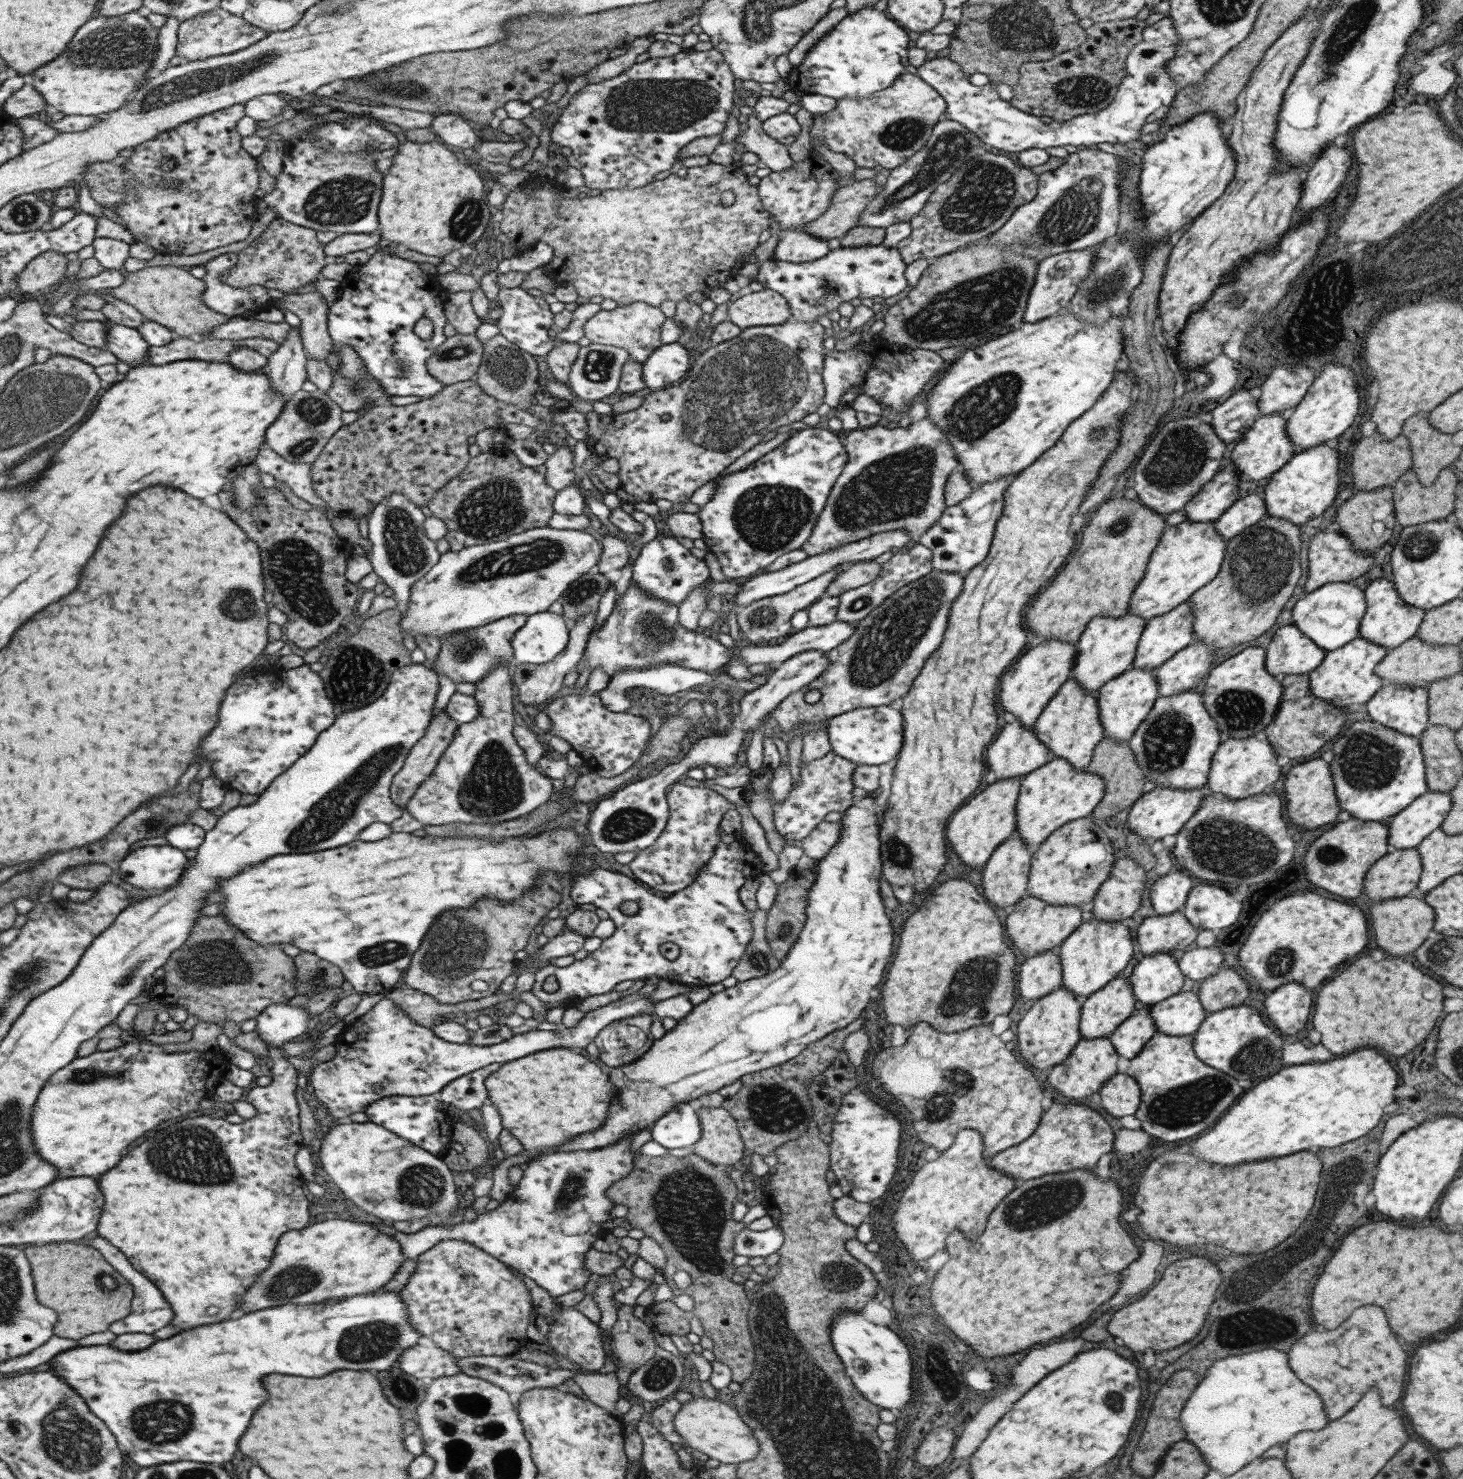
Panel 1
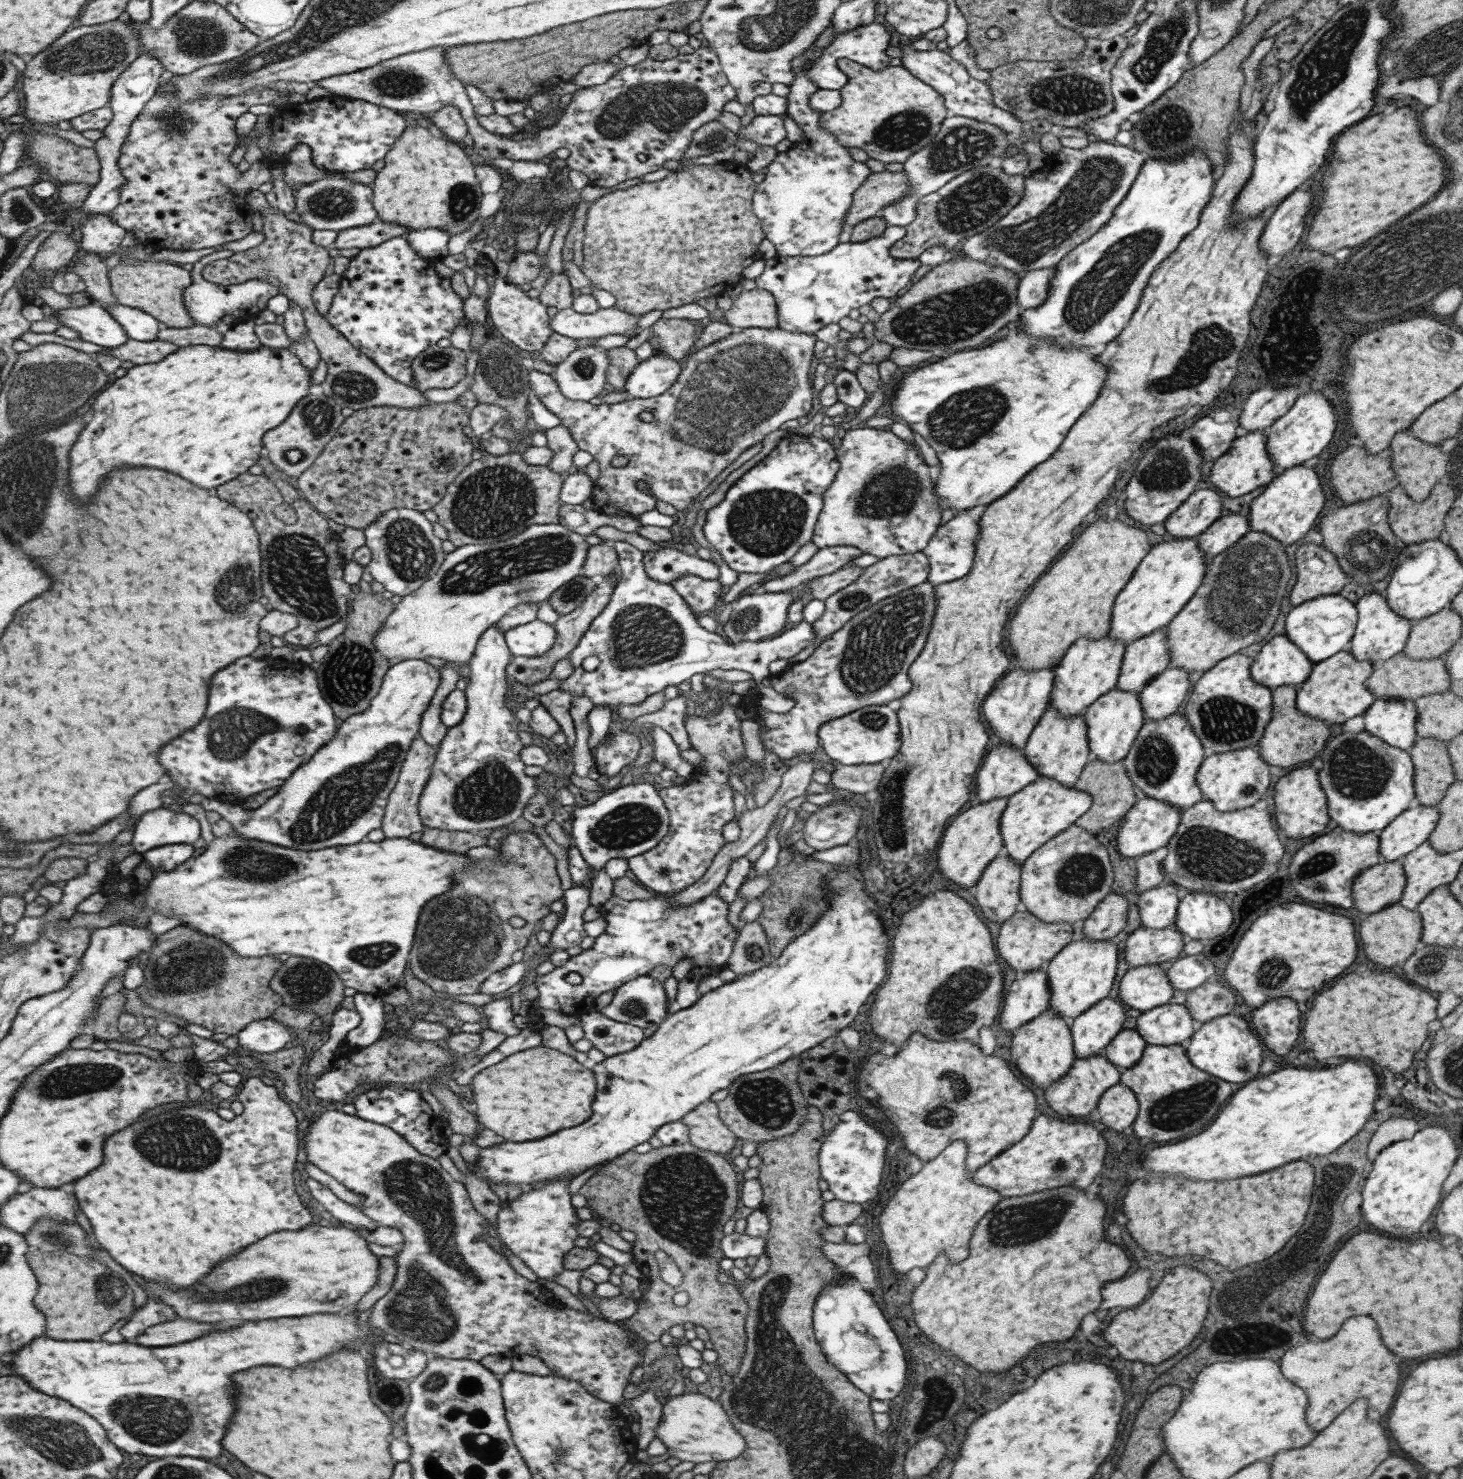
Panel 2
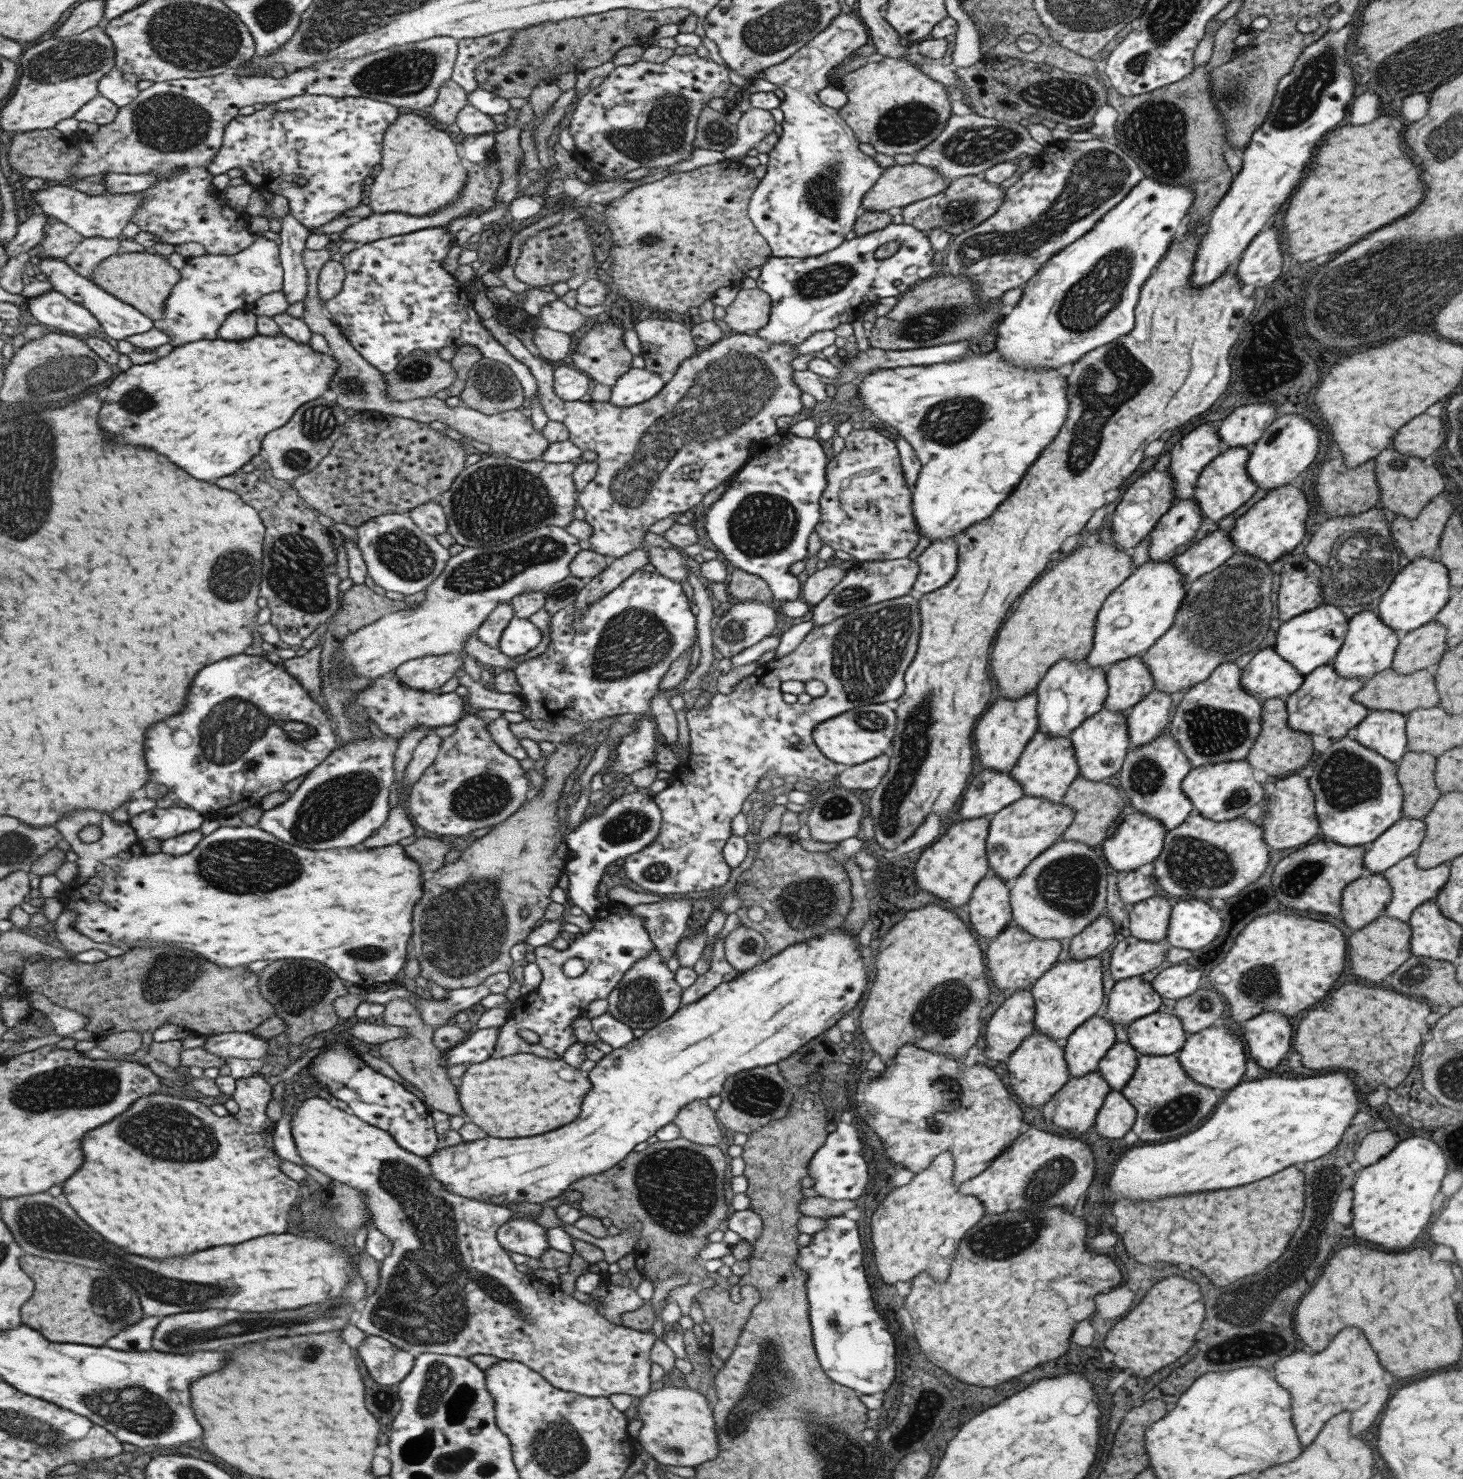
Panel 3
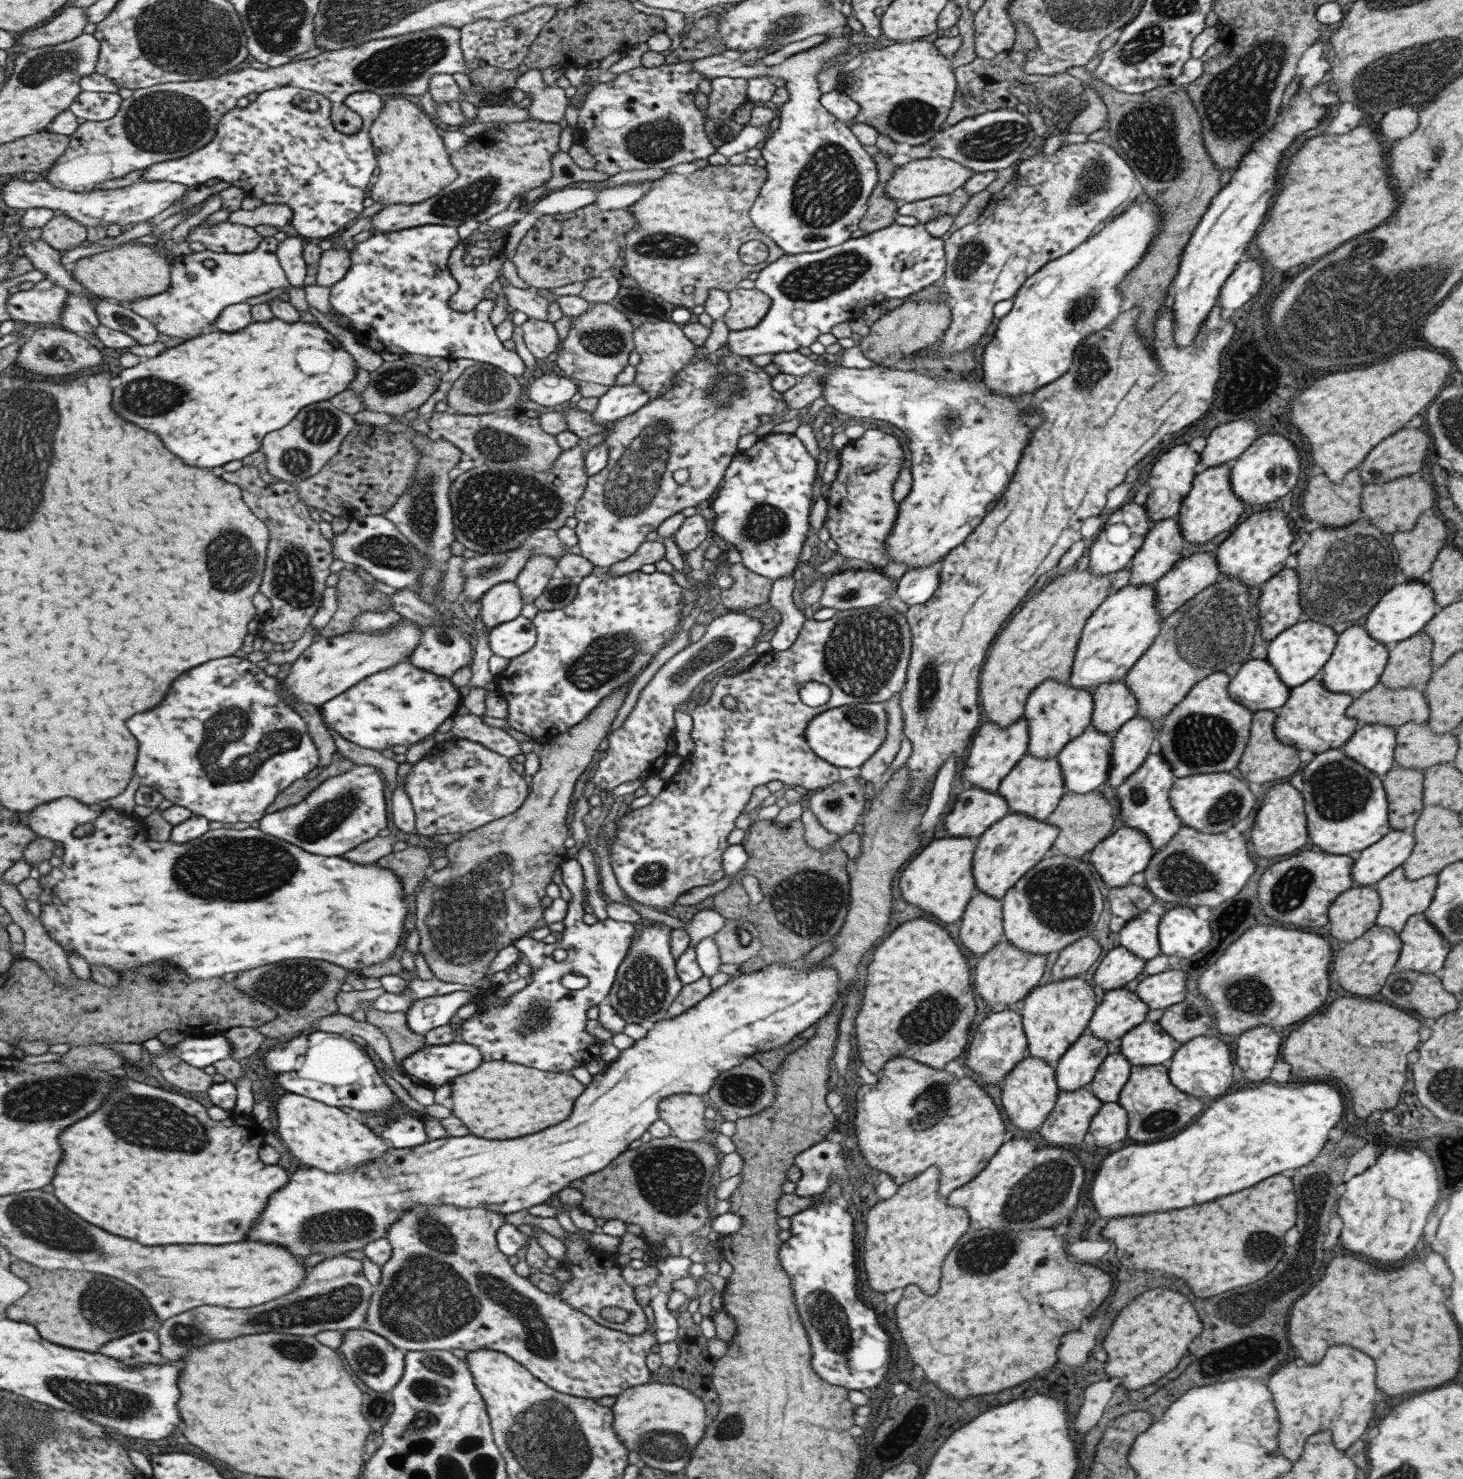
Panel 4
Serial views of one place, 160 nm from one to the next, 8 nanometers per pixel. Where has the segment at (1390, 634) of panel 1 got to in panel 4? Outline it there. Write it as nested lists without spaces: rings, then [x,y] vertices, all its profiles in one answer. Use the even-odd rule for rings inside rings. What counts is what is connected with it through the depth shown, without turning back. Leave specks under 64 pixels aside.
[[[1354,623],[1337,636],[1337,644],[1322,666],[1319,681],[1329,692],[1344,692],[1355,699],[1378,682],[1381,671],[1388,662],[1388,648],[1373,641],[1362,623]]]

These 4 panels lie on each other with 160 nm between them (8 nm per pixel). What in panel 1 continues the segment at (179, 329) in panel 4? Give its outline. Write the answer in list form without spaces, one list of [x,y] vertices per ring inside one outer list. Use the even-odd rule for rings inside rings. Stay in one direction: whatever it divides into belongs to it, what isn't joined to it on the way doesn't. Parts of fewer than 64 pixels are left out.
[[[239,253],[220,254],[207,261],[203,267],[206,274],[203,277],[207,283],[204,292],[205,305],[213,310],[233,317],[251,318],[272,303],[267,287],[261,285],[235,288],[222,281],[222,274],[234,267],[239,260]]]

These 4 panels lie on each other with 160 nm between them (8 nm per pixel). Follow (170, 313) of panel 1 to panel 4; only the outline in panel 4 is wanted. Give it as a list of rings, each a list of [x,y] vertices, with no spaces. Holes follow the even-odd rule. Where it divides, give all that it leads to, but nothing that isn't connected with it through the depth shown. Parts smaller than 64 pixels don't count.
[[[139,243],[82,257],[73,264],[72,273],[74,280],[92,294],[124,304],[141,298],[153,298],[172,285],[171,261],[165,260],[156,248]]]

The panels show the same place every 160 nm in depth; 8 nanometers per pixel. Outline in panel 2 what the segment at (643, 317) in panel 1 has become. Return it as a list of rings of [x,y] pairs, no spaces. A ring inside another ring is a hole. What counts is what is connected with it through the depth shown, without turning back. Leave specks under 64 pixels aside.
[[[571,307],[557,310],[550,321],[550,329],[553,333],[577,340],[578,338],[601,338],[607,334],[629,334],[633,332],[635,322],[641,317],[641,314],[627,314],[618,308],[598,308],[594,313],[581,314],[574,311]]]

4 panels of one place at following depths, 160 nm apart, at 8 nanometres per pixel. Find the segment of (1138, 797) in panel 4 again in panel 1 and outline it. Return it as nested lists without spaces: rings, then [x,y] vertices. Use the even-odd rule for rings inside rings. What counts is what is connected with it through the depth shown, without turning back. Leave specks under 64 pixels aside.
[[[1200,687],[1175,696],[1158,696],[1147,716],[1128,740],[1135,762],[1146,784],[1157,788],[1195,790],[1205,786],[1219,731],[1204,709]]]

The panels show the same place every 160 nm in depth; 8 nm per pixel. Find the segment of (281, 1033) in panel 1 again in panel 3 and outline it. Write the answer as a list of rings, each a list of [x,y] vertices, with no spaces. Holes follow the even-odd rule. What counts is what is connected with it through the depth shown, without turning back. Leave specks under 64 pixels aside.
[[[231,1032],[205,1036],[201,1046],[221,1059],[265,1059],[270,1058],[269,1038],[259,1038],[250,1032]]]

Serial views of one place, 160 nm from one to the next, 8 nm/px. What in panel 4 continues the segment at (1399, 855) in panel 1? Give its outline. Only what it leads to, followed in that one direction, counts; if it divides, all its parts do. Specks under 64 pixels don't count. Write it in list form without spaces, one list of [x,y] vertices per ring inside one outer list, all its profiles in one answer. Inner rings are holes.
[[[1352,886],[1328,906],[1329,936],[1345,943],[1359,938],[1375,924],[1378,910],[1375,886]]]

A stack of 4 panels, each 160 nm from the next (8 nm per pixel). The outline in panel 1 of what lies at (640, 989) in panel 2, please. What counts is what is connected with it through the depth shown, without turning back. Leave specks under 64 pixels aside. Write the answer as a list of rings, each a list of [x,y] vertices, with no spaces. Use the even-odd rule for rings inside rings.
[[[629,994],[622,996],[615,1002],[609,1002],[602,1008],[595,1008],[587,1014],[583,1014],[583,1019],[573,1028],[564,1028],[563,1030],[543,1031],[534,1030],[522,1034],[511,1035],[507,1040],[493,1044],[492,1046],[474,1046],[471,1044],[454,1044],[439,1038],[433,1029],[421,1026],[414,1022],[402,1009],[395,1006],[395,1002],[389,998],[381,1000],[368,1014],[361,1016],[348,1029],[341,1034],[334,1044],[336,1047],[336,1055],[325,1062],[319,1062],[318,1065],[311,1069],[308,1075],[311,1086],[314,1088],[314,1094],[326,1106],[329,1114],[333,1117],[336,1124],[345,1124],[349,1122],[349,1116],[355,1112],[366,1113],[367,1106],[372,1102],[380,1101],[382,1098],[390,1096],[412,1096],[420,1097],[437,1094],[441,1092],[451,1082],[456,1081],[461,1076],[475,1072],[477,1069],[483,1068],[485,1065],[492,1063],[508,1063],[539,1052],[541,1050],[549,1050],[551,1048],[567,1048],[579,1050],[586,1047],[590,1042],[594,1041],[596,1034],[611,1022],[621,1021],[622,1019],[637,1017],[641,1013],[652,1015],[653,1002],[649,1000],[648,994]],[[375,1086],[382,1086],[383,1090],[375,1092]]]

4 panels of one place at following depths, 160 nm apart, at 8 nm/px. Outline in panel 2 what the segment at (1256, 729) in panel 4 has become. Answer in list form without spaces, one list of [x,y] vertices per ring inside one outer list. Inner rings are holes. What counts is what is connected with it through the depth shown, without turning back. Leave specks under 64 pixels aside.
[[[1283,685],[1271,690],[1271,718],[1264,726],[1262,735],[1258,740],[1260,759],[1269,766],[1287,768],[1287,766],[1305,762],[1305,760],[1309,760],[1318,754],[1327,740],[1331,738],[1324,720],[1311,718],[1296,710],[1295,697],[1297,687],[1299,685]]]

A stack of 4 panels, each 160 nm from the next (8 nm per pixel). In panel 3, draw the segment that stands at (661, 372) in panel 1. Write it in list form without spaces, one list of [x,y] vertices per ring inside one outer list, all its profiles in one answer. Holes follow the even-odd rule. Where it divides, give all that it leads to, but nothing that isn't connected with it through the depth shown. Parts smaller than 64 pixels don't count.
[[[630,368],[610,387],[608,403],[613,406],[633,406],[653,398],[665,384],[661,377],[644,368]]]

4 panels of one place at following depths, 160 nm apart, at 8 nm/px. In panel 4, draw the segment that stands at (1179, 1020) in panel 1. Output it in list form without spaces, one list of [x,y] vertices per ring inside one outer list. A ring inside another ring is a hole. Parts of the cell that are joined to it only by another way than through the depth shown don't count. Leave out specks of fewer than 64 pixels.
[[[1143,1021],[1121,1038],[1120,1053],[1135,1066],[1160,1065],[1169,1061],[1174,1050],[1180,1046],[1177,1041],[1161,1030],[1158,1022]]]

